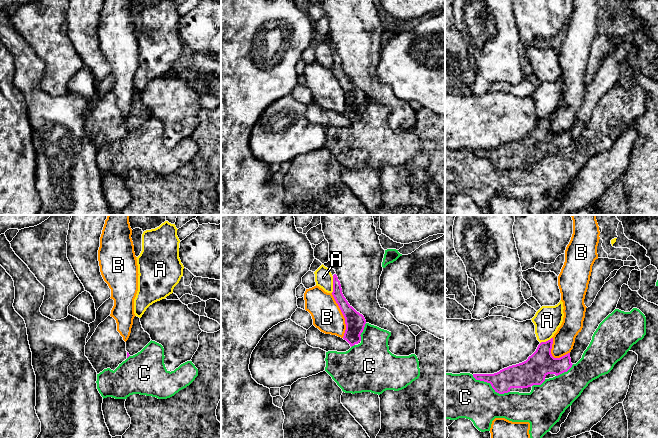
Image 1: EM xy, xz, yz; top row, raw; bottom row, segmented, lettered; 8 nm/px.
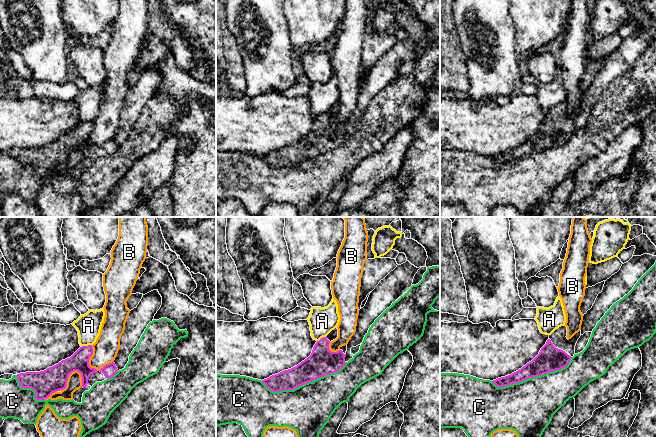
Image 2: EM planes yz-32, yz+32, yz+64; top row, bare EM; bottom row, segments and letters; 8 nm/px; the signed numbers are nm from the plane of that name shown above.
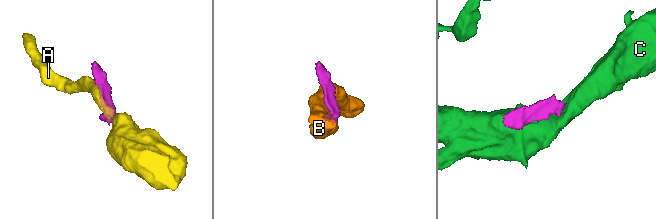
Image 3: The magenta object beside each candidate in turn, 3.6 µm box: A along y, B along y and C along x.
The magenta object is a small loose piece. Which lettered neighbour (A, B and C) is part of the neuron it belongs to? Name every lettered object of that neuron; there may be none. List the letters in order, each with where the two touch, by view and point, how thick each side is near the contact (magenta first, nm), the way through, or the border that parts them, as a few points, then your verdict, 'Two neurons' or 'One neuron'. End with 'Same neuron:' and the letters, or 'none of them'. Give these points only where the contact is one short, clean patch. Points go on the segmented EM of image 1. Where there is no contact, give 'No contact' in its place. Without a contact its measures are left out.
A: Touches magenta at xz (333, 284). Thickness 100 nm (magenta) against 140 nm. Two neurons
B: Touches magenta at xz (343, 315). Thickness 160 nm (magenta) against 240 nm. Two neurons
C: Touches magenta at yz (491, 385). Thickness 190 nm (magenta) against 360 nm. Two neurons
Same neuron: none of them

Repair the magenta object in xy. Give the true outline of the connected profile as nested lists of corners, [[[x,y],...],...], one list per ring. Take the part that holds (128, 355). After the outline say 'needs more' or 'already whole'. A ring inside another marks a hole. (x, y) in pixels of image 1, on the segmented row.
[[[135,316],[130,336],[126,341],[127,358],[140,352],[150,341],[150,335],[142,328],[140,318]]]; needs more

